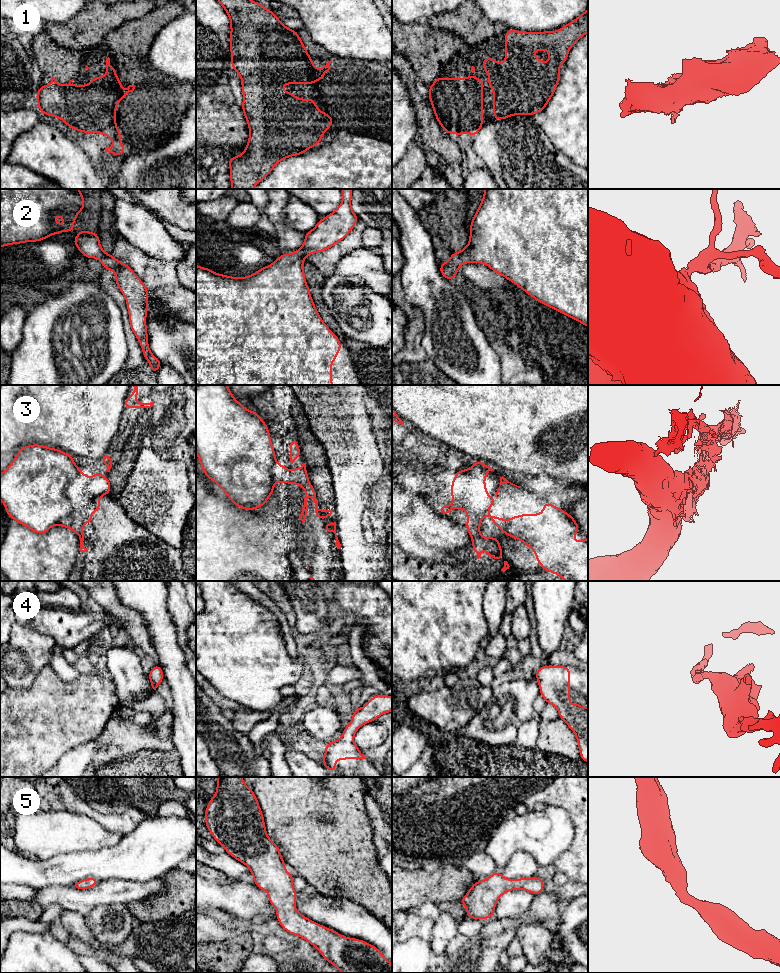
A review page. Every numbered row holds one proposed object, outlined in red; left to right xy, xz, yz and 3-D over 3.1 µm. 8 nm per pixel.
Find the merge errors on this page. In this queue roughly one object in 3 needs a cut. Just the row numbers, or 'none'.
none

